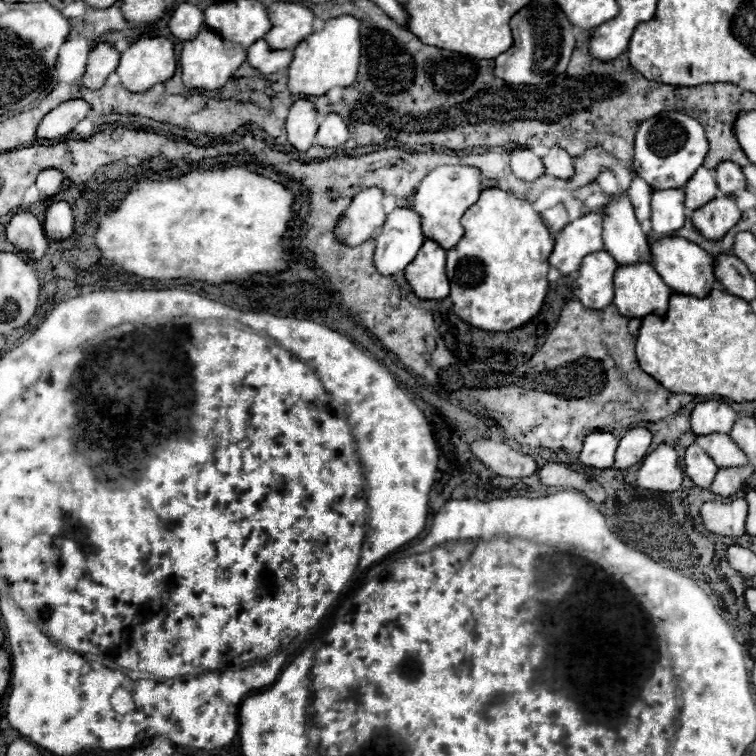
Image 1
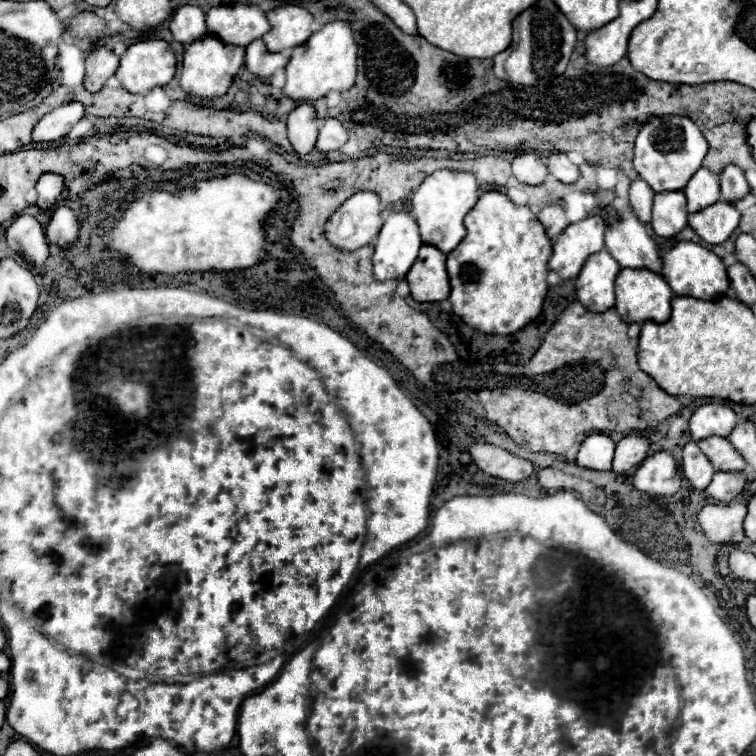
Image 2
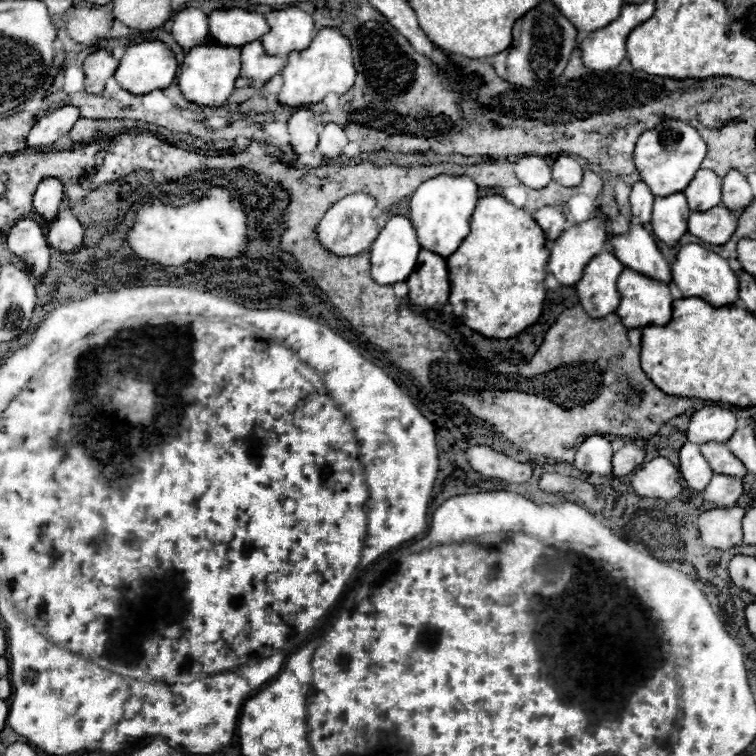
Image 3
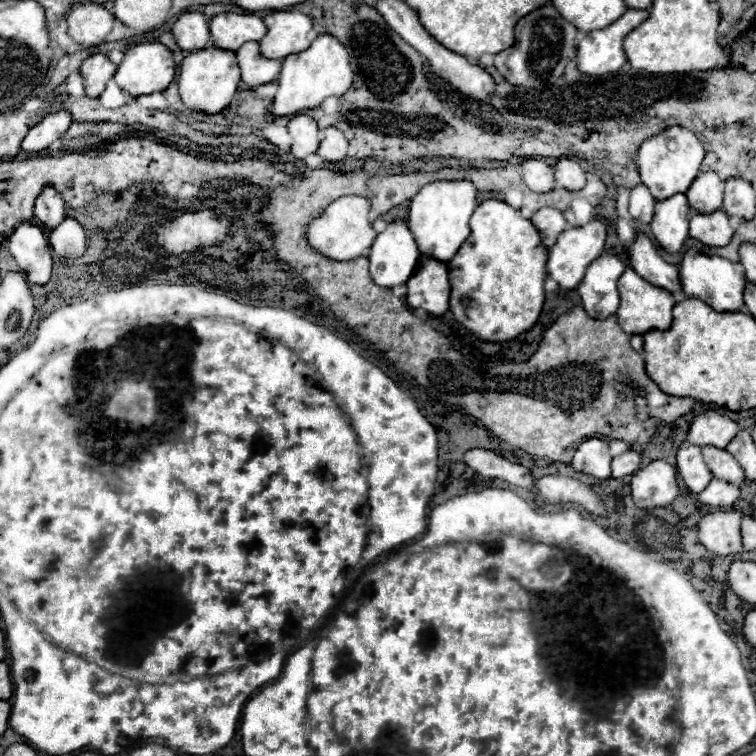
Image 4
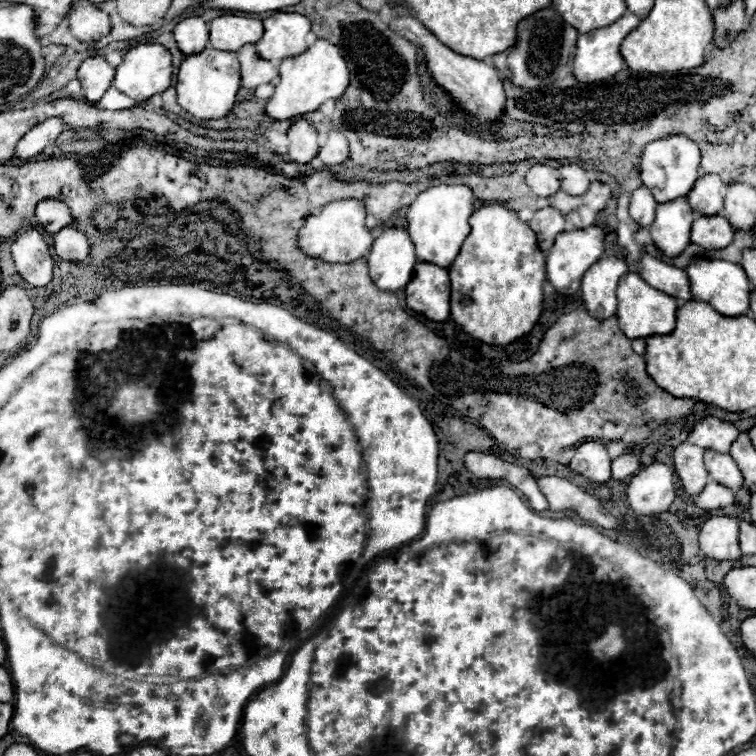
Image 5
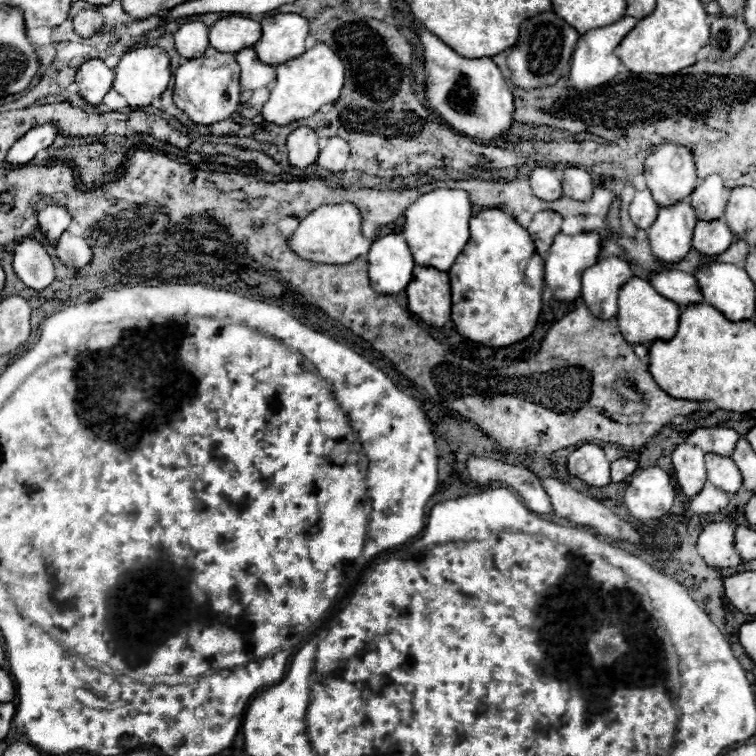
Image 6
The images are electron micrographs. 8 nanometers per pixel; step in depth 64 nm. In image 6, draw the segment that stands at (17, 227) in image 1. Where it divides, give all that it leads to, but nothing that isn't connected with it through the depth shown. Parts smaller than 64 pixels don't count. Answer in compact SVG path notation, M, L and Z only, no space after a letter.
M26 238L14 248L14 272L32 290L44 290L54 282L54 264L46 248Z

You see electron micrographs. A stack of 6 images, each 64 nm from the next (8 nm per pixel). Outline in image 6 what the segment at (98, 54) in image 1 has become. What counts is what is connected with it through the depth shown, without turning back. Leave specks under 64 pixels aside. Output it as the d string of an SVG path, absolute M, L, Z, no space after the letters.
M100 58L84 62L76 72L76 84L80 86L80 96L88 102L98 106L104 96L110 92L114 82L114 70L110 70Z

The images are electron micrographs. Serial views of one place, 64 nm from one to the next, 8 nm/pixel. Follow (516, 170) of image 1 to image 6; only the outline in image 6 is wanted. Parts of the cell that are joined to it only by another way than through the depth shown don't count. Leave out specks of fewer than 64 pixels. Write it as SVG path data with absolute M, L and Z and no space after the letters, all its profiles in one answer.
M536 168L530 174L530 186L534 190L534 194L546 202L554 202L558 198L562 198L562 180L554 170L548 168Z

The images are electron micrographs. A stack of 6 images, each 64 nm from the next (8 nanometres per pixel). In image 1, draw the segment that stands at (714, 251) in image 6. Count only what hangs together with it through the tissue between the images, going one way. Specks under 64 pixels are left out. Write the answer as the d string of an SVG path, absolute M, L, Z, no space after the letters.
M718 196L710 204L694 210L690 220L706 240L722 240L726 232L738 224L740 216L742 212L738 210L734 196Z

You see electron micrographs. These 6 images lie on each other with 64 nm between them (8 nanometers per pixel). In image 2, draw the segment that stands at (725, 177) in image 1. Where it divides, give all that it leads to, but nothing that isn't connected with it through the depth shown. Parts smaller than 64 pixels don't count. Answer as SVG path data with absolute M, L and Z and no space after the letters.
M726 166L720 174L720 200L734 204L750 194L750 186L744 178L744 172L738 166Z

